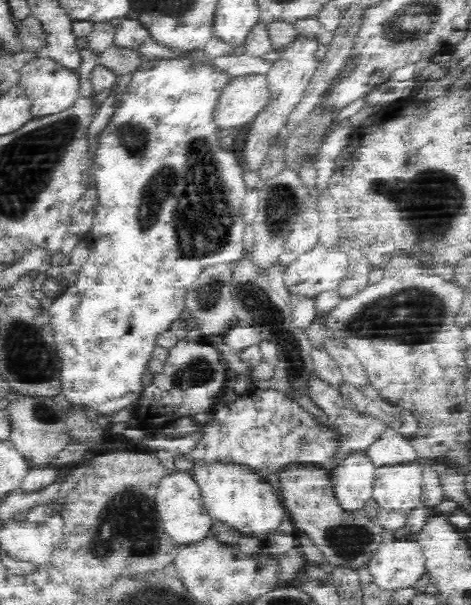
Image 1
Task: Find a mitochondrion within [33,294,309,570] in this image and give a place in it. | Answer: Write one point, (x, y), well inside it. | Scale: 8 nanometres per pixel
(127, 524)

